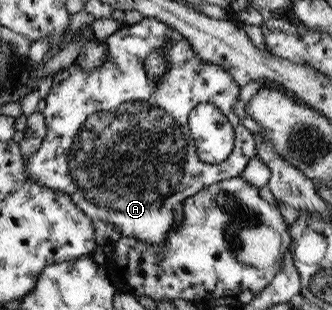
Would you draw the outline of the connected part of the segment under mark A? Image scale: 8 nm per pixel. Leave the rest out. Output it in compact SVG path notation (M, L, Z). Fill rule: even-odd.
M143 16L141 21L135 23L135 25L123 24L121 28L110 35L105 41L99 42L105 42L105 46L107 46L107 61L105 61L99 69L93 69L91 73L87 73L83 67L79 67L79 61L73 61L71 67L67 67L67 69L63 69L61 73L56 73L56 75L53 76L52 86L47 93L47 97L45 97L44 121L47 126L47 136L41 147L31 155L31 159L25 160L25 170L30 173L29 178L37 180L39 184L69 195L69 198L73 200L75 206L79 207L79 209L85 212L91 219L97 218L111 222L111 224L115 225L115 228L121 232L121 235L135 238L137 241L141 241L141 243L149 243L149 245L153 245L153 247L161 247L161 245L167 241L167 233L169 233L174 224L173 208L175 208L178 203L183 202L185 198L195 195L203 188L207 188L215 183L225 182L227 179L238 178L241 173L243 173L243 169L245 169L247 163L255 158L256 142L254 135L252 131L249 131L249 129L240 123L240 119L235 113L235 102L237 102L237 98L239 98L240 86L233 81L232 75L229 75L223 67L219 67L219 65L215 65L215 63L209 63L209 61L205 63L203 59L199 59L199 55L197 55L195 49L191 47L191 43L189 43L189 39L181 35L179 31L173 29L171 25L167 25L167 23L163 23L155 17ZM151 53L161 53L161 55L165 55L165 59L167 59L167 72L165 72L159 80L151 80L151 78L147 76L147 70L145 70L145 59L147 59ZM200 103L215 105L215 107L229 119L234 129L236 140L234 147L229 157L220 164L203 163L203 160L200 160L197 155L196 147L190 135L190 127L188 125L189 113Z

